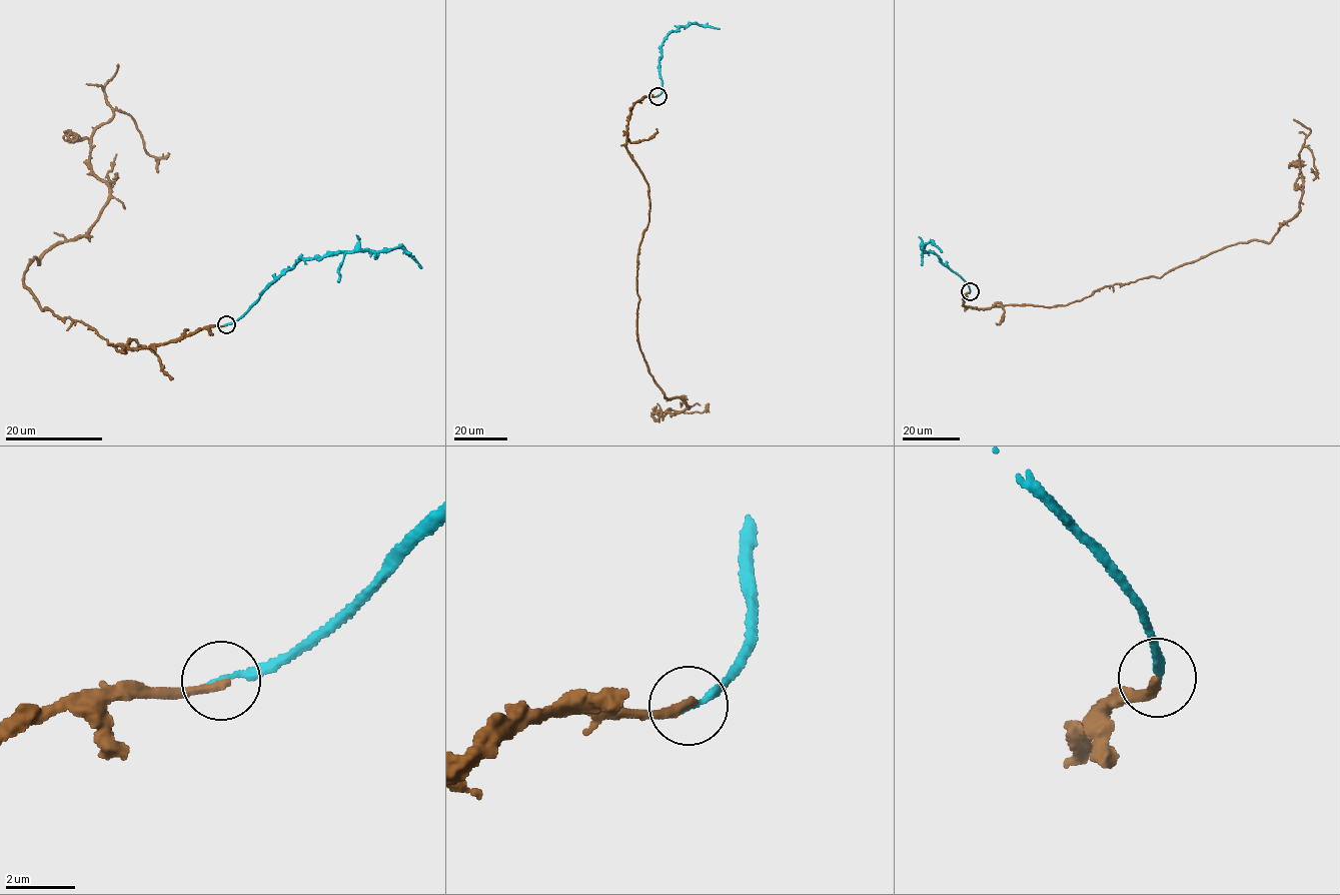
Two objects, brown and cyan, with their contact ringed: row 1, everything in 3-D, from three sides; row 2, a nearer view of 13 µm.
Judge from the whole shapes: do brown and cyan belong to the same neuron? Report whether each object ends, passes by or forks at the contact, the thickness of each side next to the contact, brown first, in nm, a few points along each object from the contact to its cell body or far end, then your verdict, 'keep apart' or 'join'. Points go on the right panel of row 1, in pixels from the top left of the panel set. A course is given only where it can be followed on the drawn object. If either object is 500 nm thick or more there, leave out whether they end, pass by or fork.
brown ends | cyan ends | 240/170 nm | brown via (970, 291), (964, 305), (977, 308), (1067, 304), (1237, 242), (1268, 242), (1299, 209), (1303, 146), (1311, 168) | cyan via (970, 291), (961, 277), (942, 264), (935, 254), (924, 252), (922, 246), (933, 241), (942, 252) | join

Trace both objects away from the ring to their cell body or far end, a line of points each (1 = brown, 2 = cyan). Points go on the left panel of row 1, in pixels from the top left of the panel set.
1: (226, 324), (115, 350), (24, 288), (109, 195), (91, 132), (116, 110), (168, 152)
2: (226, 324), (249, 309), (270, 283), (301, 259), (321, 258), (337, 252), (405, 247), (421, 268)

